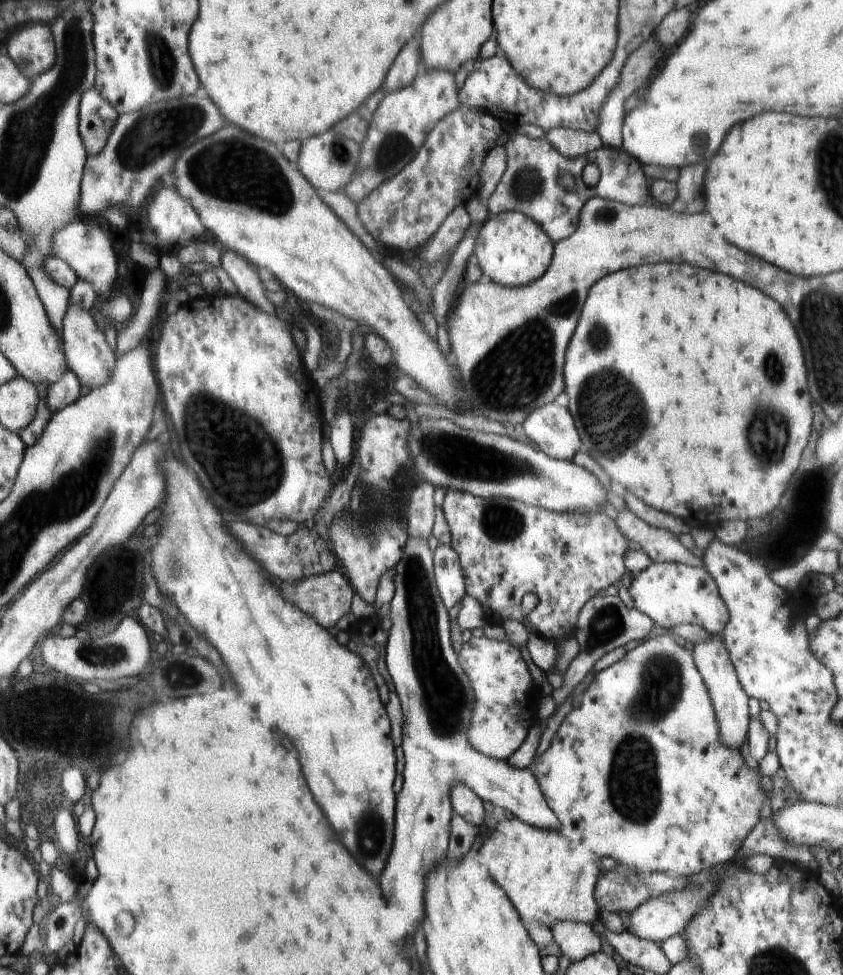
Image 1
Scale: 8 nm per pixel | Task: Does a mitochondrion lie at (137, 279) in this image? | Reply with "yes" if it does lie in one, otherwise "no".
no

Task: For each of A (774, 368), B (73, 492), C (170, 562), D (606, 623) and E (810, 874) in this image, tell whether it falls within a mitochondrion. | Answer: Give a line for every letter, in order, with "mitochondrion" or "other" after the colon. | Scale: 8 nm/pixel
A: mitochondrion
B: mitochondrion
C: mitochondrion
D: mitochondrion
E: other

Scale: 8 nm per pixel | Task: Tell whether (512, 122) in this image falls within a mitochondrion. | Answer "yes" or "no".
no

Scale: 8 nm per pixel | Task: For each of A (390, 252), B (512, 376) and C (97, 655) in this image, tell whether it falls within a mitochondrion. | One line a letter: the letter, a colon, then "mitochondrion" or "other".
A: other
B: mitochondrion
C: mitochondrion

